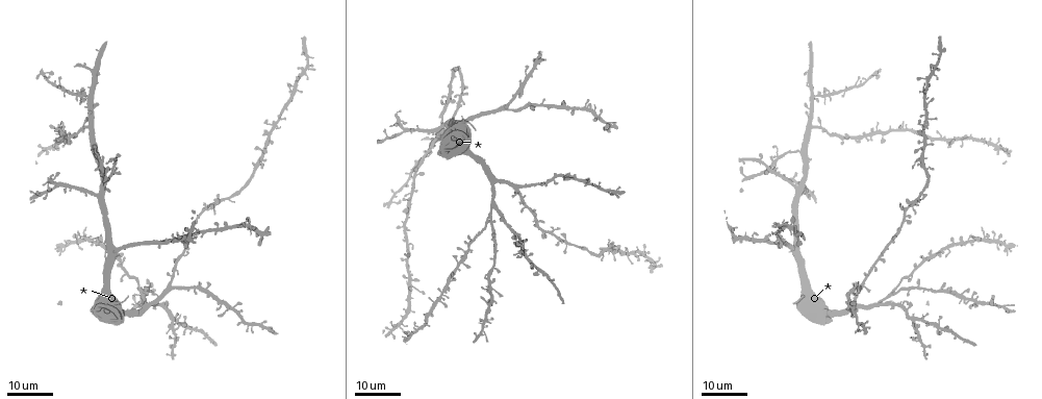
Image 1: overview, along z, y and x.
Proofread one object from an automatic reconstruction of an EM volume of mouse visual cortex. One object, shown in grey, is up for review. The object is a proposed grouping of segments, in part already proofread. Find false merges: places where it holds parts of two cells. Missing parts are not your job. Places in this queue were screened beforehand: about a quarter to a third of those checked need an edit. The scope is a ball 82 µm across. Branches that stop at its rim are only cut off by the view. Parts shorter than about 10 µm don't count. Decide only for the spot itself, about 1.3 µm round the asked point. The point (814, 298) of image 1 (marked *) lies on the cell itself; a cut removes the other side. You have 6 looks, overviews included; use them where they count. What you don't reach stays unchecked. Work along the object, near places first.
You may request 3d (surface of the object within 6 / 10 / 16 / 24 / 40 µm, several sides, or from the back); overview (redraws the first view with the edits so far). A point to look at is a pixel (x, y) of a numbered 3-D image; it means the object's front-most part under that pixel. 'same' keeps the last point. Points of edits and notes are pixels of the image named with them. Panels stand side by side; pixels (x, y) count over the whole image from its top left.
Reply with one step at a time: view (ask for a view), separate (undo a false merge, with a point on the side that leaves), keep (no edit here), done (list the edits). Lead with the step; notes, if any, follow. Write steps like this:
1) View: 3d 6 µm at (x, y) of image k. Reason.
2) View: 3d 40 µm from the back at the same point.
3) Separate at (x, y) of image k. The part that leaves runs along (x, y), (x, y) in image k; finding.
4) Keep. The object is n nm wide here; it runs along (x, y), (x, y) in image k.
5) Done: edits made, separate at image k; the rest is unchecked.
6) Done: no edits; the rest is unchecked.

View: 3d 16 µm at (435, 140) of image 1.

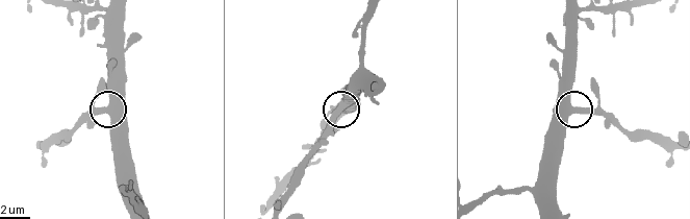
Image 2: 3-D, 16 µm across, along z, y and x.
View: 3d 6 µm at (573, 109) of image 2. Closer look.

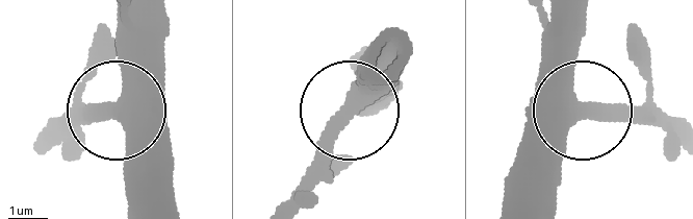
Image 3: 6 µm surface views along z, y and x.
Keep. It runs along (528, 201), (541, 161), (584, 112), (567, 71), (567, 11) in image 3; one cell here.

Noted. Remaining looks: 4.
View: 3d 24 µm at (457, 263) of image 1. Side arm on a straight run.

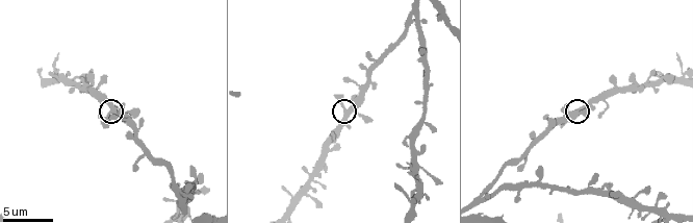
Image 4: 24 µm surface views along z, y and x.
View: 3d 6 µm at (343, 112) of image 4.

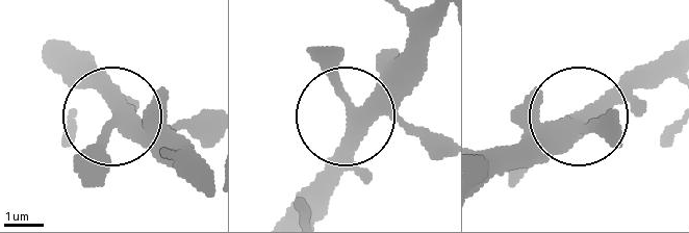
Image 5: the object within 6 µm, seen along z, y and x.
Keep. The side arm is 17 µm long; 3 arms meet here; one cell here.

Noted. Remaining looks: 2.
View: 3d 16 µm at (86, 96) of image 1. Two arms in line, one across.

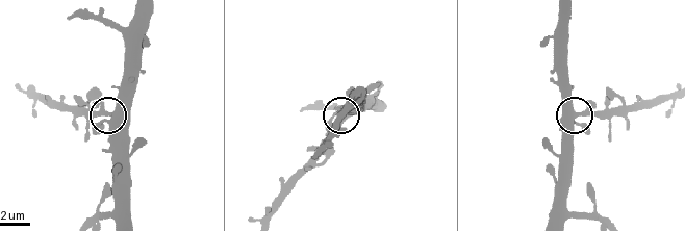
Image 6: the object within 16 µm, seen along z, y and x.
View: 3d 6 µm at (111, 116) of image 6. Zoom in.

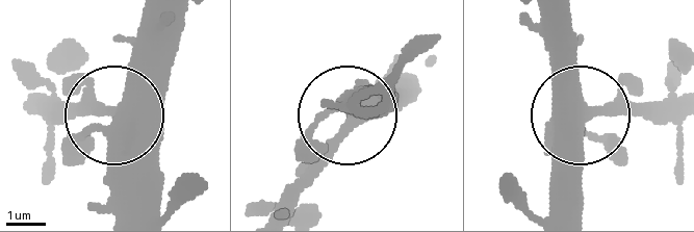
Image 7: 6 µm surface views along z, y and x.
Keep. The side arm is 13 µm long; continuous, no second cell.

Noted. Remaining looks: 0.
Done: no edits; the rest is unchecked.

